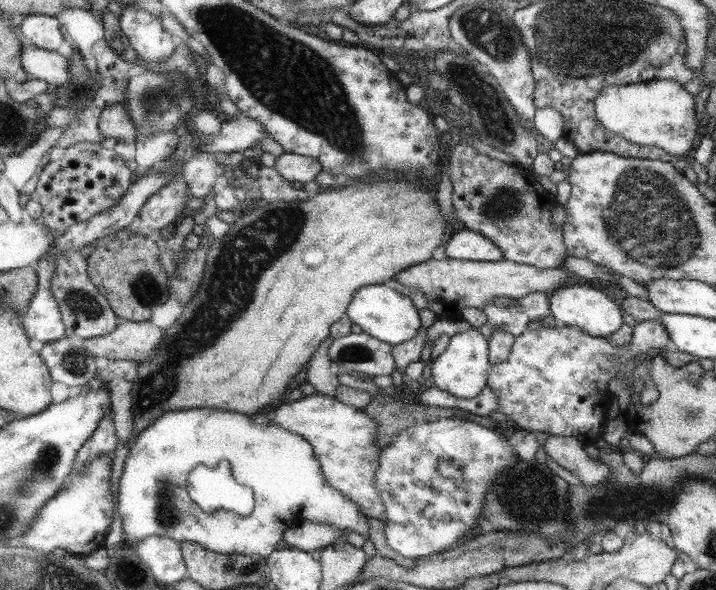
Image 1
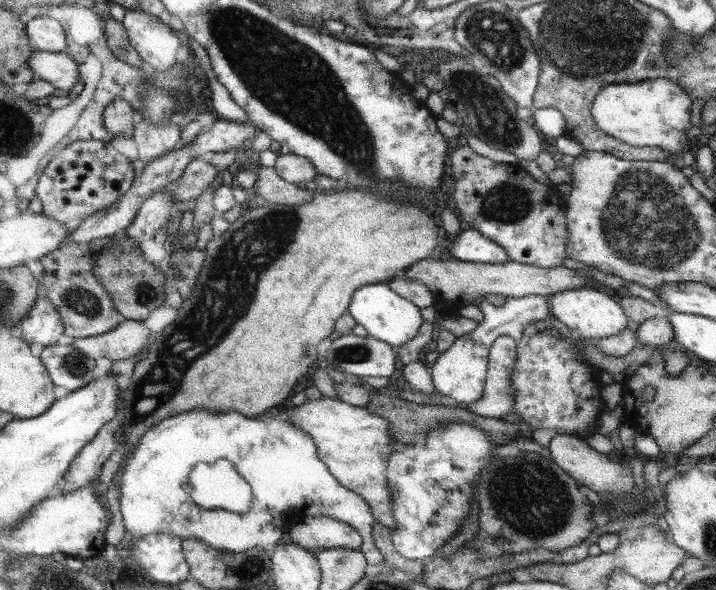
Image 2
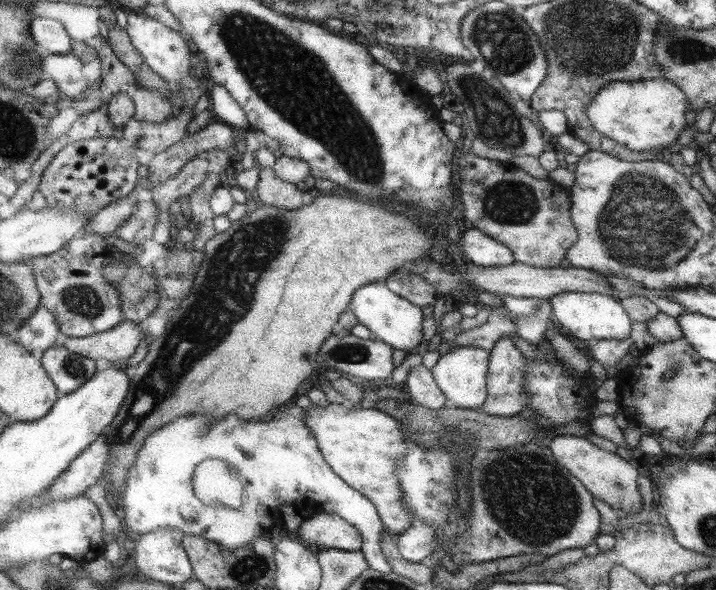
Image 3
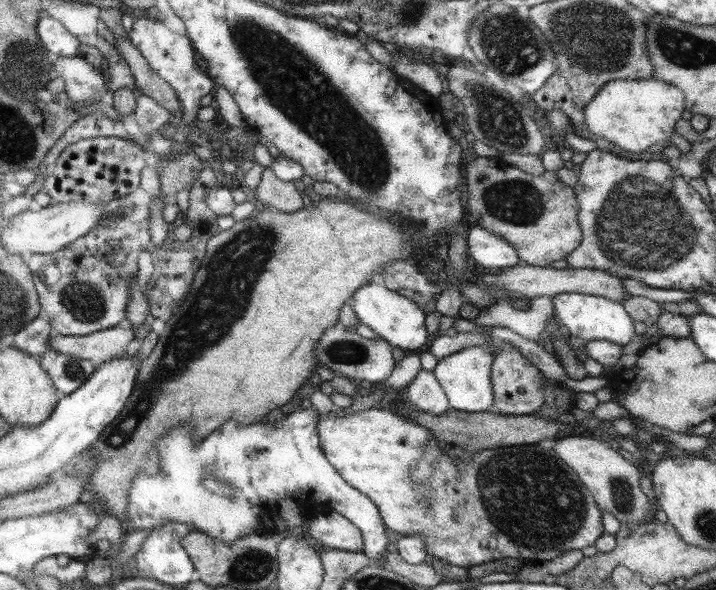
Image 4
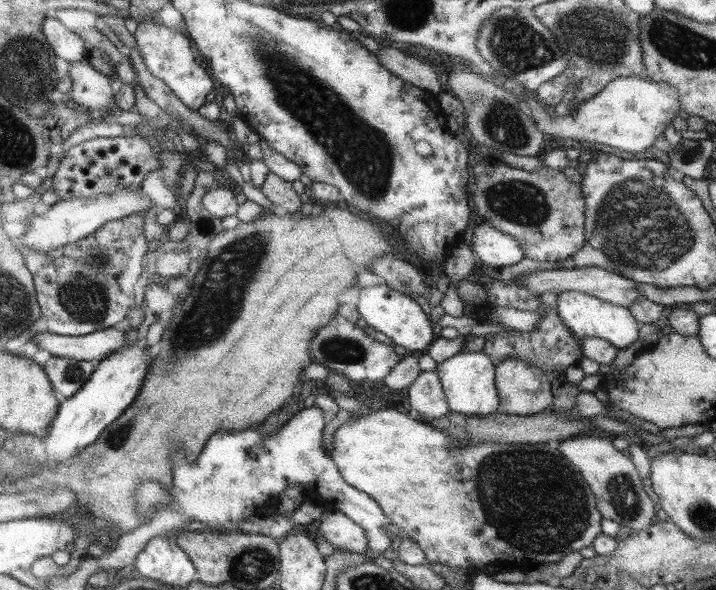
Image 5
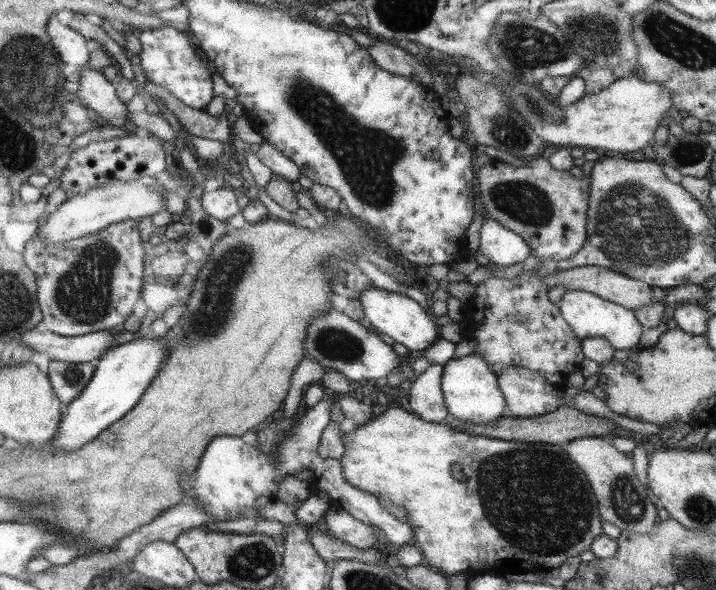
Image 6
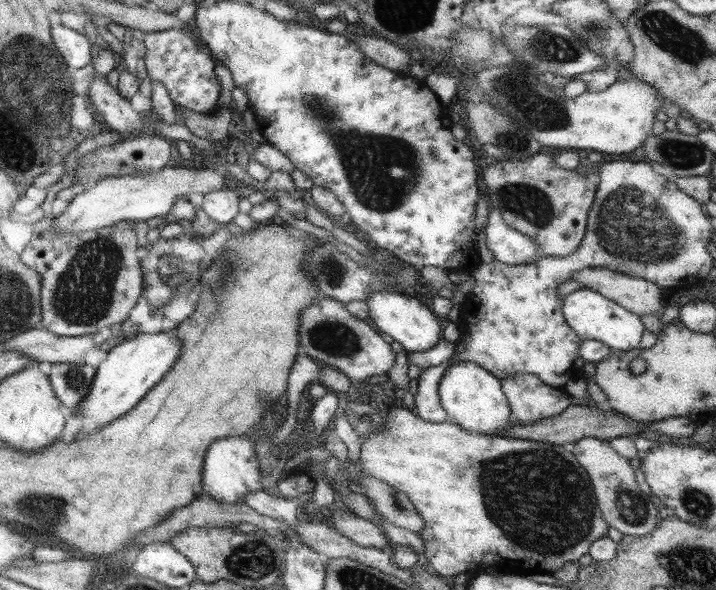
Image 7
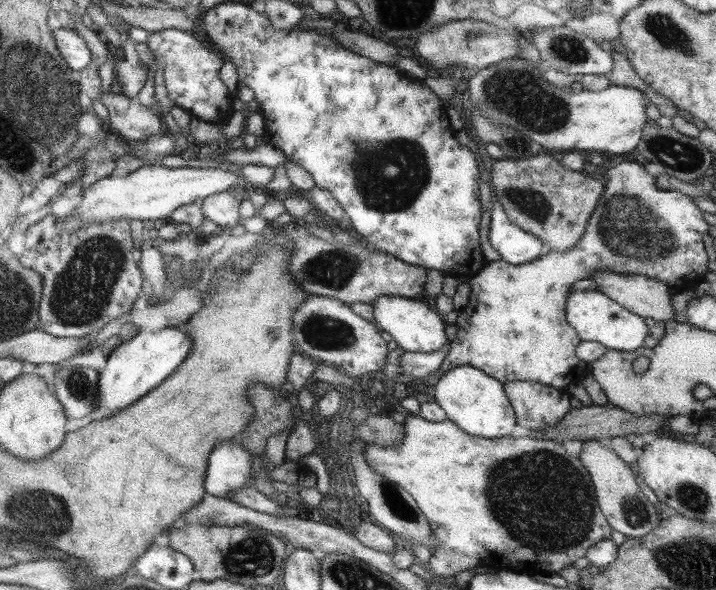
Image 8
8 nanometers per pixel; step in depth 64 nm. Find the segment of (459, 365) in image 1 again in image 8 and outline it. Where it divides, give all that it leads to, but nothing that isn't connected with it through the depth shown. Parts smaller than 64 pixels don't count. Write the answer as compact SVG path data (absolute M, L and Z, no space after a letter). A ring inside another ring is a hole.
M461 365L444 372L433 387L434 401L446 414L446 419L467 434L481 438L507 436L514 427L514 409L502 383L477 367Z

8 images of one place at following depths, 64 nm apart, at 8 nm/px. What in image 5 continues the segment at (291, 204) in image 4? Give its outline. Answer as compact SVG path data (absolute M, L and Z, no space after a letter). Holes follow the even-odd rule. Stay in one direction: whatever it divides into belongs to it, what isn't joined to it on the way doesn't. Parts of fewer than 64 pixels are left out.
M269 171L259 190L276 211L289 215L298 214L301 202L291 183L284 182Z

